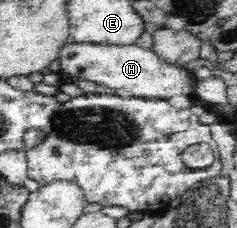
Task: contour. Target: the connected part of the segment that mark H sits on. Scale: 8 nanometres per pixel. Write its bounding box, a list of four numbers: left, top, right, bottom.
[58,40,196,100]

